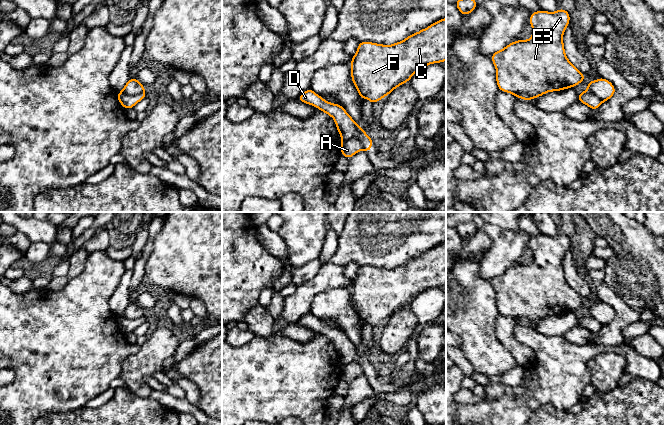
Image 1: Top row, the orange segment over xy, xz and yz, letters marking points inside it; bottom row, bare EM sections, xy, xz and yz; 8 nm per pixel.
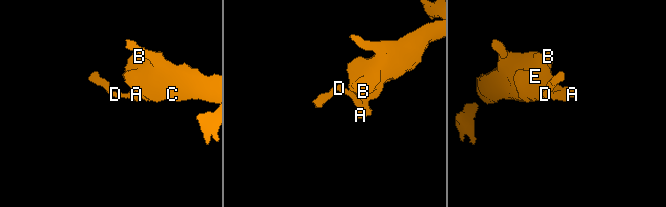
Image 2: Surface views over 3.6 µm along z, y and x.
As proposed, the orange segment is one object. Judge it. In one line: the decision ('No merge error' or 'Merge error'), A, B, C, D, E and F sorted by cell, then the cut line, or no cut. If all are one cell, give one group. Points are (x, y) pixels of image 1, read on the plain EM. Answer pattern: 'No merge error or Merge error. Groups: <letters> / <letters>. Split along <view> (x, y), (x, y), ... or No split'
Merge error. Groups: A B C E F / D. Split along xz (342, 365), (358, 362), (364, 372)

